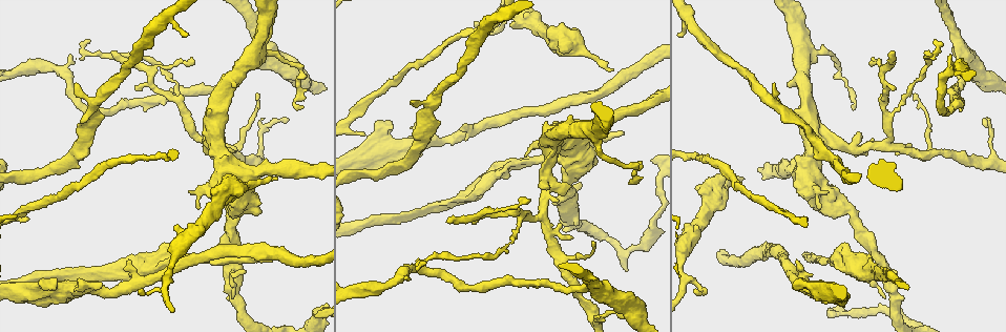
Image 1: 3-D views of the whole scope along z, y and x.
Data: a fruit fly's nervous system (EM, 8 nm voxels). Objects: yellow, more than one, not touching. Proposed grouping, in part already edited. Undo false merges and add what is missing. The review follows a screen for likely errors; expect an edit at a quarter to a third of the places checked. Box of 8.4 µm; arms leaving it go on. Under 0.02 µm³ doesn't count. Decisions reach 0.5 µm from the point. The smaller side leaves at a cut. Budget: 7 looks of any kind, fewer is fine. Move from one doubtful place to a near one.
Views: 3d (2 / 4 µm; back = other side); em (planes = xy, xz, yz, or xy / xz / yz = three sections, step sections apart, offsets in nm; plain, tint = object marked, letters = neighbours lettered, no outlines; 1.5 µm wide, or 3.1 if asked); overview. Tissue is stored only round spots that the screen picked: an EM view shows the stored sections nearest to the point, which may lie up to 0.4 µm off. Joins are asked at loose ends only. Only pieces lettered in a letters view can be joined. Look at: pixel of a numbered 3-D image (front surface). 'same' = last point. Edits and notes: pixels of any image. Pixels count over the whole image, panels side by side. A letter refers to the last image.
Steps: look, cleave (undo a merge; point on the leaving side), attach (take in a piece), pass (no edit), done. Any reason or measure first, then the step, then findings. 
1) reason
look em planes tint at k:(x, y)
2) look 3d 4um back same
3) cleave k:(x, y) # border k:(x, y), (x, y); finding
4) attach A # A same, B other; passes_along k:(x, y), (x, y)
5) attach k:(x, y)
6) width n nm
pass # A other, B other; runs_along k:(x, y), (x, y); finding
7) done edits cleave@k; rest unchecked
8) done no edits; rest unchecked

branch stops here
look em xz step 4 tint at 1:(53, 288)

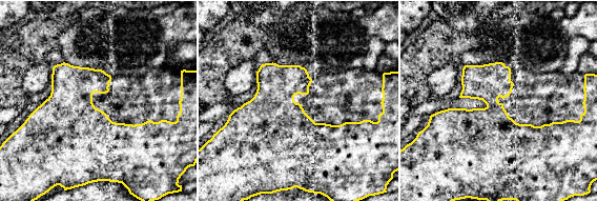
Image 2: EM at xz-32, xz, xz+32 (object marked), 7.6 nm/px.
another direction
look em planes letters same

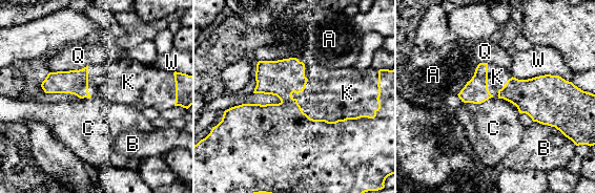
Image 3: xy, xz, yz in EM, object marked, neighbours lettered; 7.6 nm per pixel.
attach K # A other, B other, C other, K same, Q other, W other; passes_along 3:(316, 151), (325, 120), (344, 93); it goes on there

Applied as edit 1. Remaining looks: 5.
see it whole again
look overview

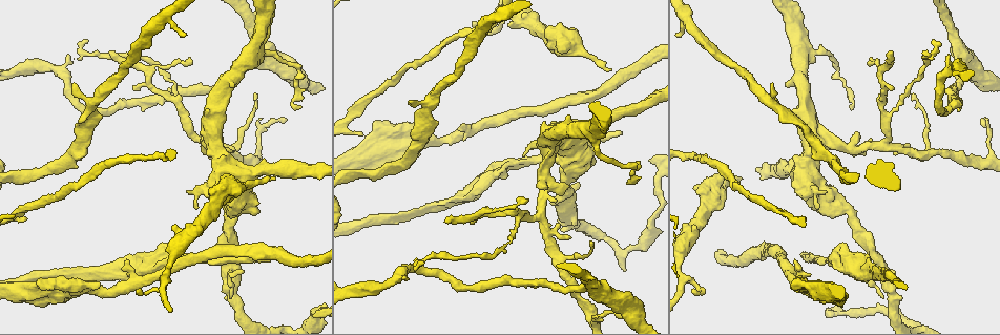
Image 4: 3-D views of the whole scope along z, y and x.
branch stops here
look em planes letters at 4:(892, 52)

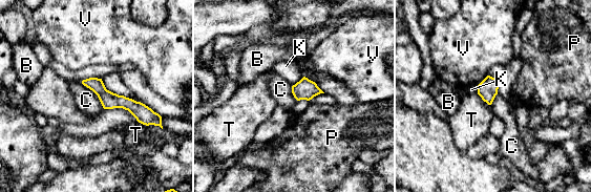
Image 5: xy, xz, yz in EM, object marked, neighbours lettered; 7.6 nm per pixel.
pass # B other, C other, K other, P other, T other, V other; runs_along 5:(85, 82), (110, 101), (146, 111); no lettered piece goes on from it

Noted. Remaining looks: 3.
free end
look em xz step 8 letters at 4:(139, 292)

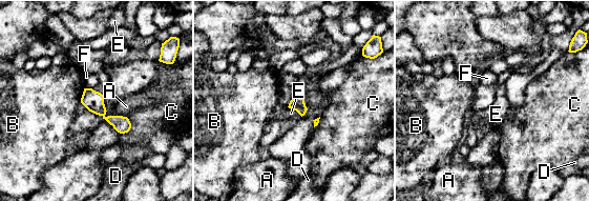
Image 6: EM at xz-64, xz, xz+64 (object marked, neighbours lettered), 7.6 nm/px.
width 100 nm
pass # A other, B other, C other, D other, E other, F other; runs_along 6:(86, 91), (109, 119), (127, 127); no lettered piece goes on from it

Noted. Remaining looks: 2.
done edits attach@3; rest unchecked

